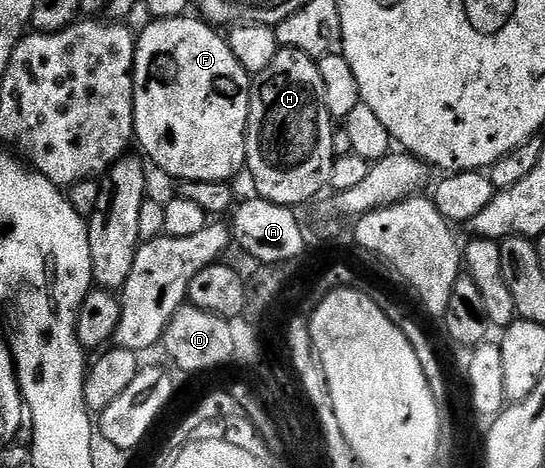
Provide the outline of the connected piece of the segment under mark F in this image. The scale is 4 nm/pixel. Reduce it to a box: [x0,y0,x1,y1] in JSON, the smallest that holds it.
[133,16,251,182]

